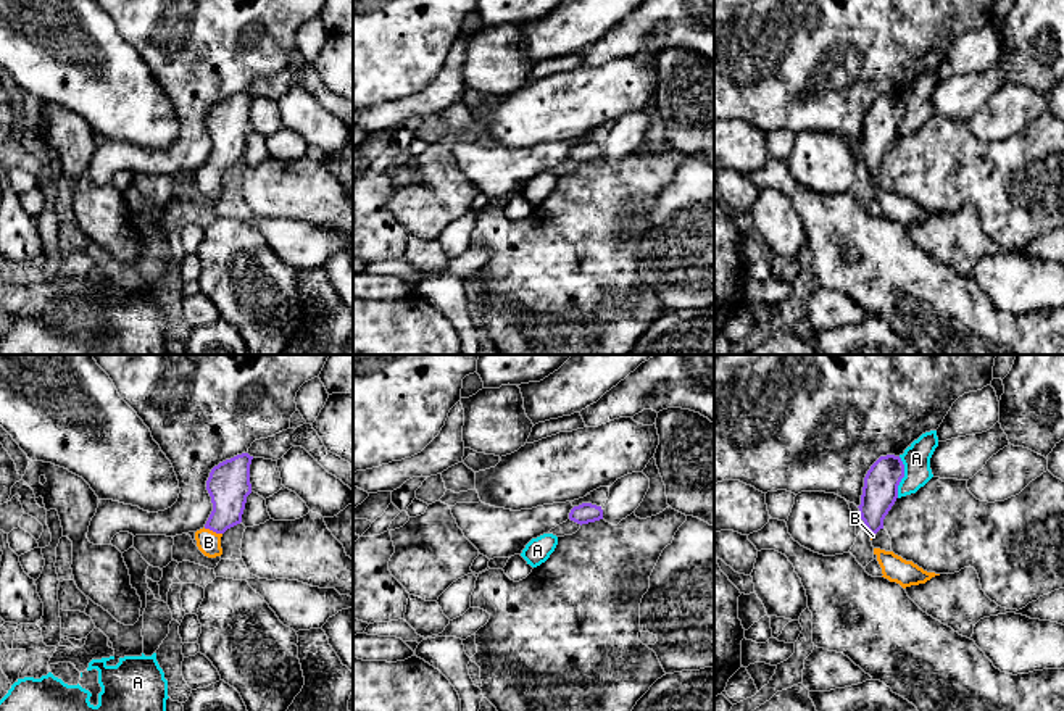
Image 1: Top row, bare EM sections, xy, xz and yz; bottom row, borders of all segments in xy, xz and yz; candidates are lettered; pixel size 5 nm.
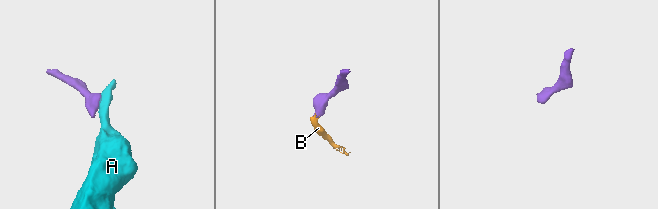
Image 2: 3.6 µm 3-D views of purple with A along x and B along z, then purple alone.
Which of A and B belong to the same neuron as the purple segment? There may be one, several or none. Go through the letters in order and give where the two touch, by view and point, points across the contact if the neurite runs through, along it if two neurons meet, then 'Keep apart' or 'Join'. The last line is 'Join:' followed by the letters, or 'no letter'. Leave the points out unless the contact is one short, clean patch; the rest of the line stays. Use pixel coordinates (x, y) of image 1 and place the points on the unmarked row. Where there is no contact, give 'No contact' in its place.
A: Touches purple at yz (903, 115). Boundary: yz (900, 95), (903, 116), (897, 136). Keep apart
B: Touches purple at xy (213, 170). Path across: xy (229, 123), (228, 150), (213, 170), (208, 181). Join
Join: B

